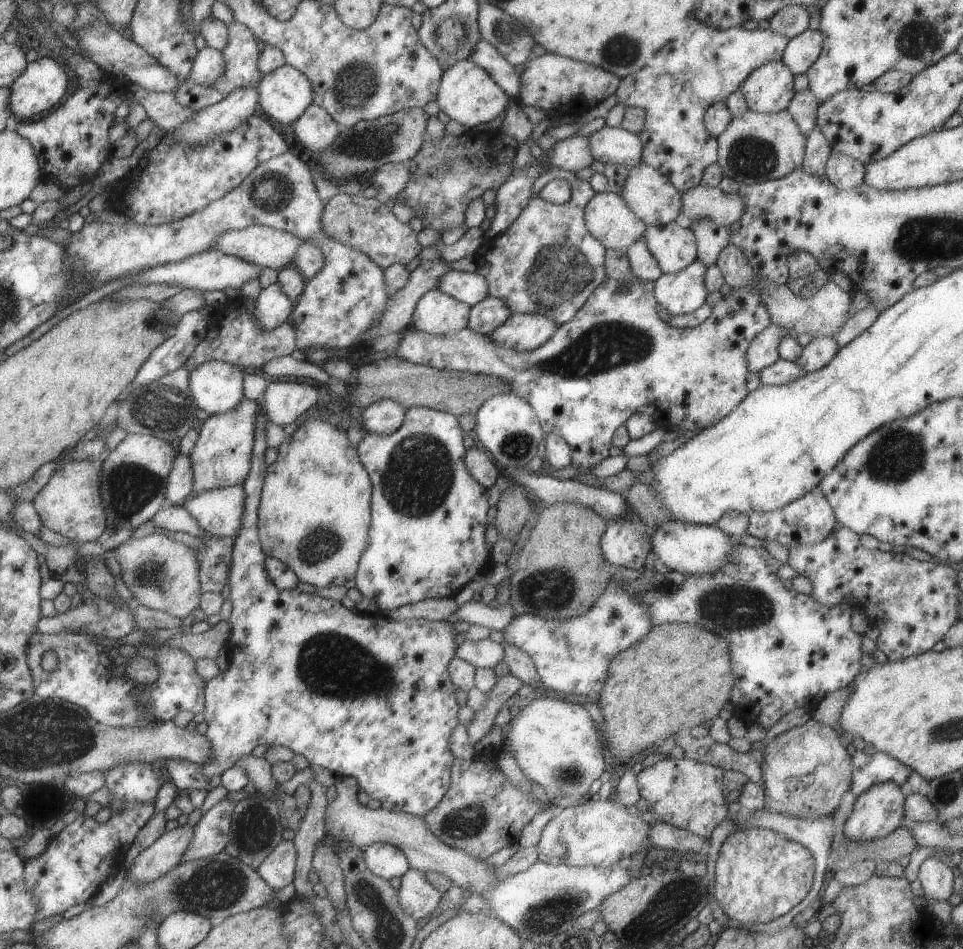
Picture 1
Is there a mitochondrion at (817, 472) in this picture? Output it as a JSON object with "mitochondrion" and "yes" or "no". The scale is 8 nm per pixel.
{"mitochondrion":"no"}

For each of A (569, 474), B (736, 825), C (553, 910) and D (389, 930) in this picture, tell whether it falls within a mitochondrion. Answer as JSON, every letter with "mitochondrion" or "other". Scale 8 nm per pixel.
{"A":"other","B":"other","C":"mitochondrion","D":"mitochondrion"}

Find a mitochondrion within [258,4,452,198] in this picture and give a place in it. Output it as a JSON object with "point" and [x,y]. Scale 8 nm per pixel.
{"point":[357,82]}

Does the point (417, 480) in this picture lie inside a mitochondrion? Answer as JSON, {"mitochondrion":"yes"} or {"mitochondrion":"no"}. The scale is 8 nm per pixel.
{"mitochondrion":"yes"}

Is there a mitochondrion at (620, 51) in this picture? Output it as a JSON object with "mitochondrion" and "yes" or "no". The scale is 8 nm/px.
{"mitochondrion":"yes"}

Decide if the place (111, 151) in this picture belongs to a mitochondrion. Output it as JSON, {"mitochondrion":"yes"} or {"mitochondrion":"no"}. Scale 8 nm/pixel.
{"mitochondrion":"no"}

